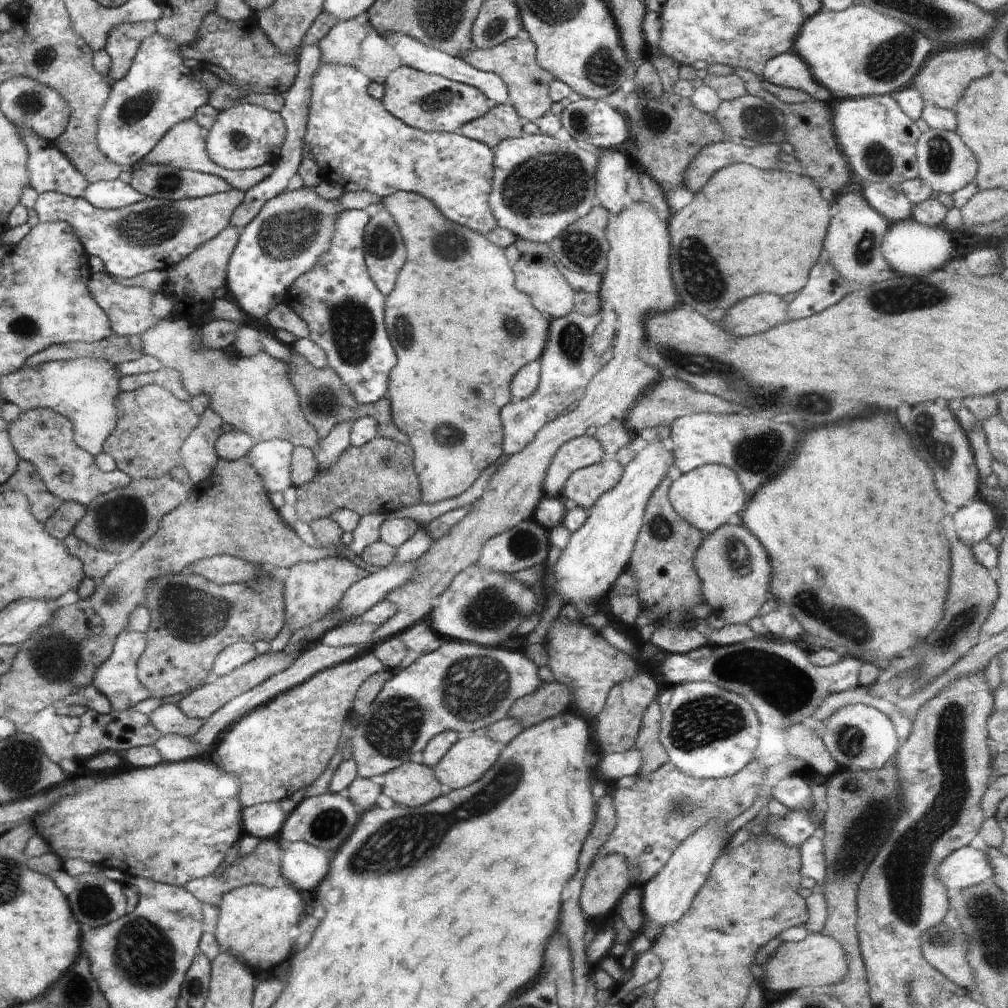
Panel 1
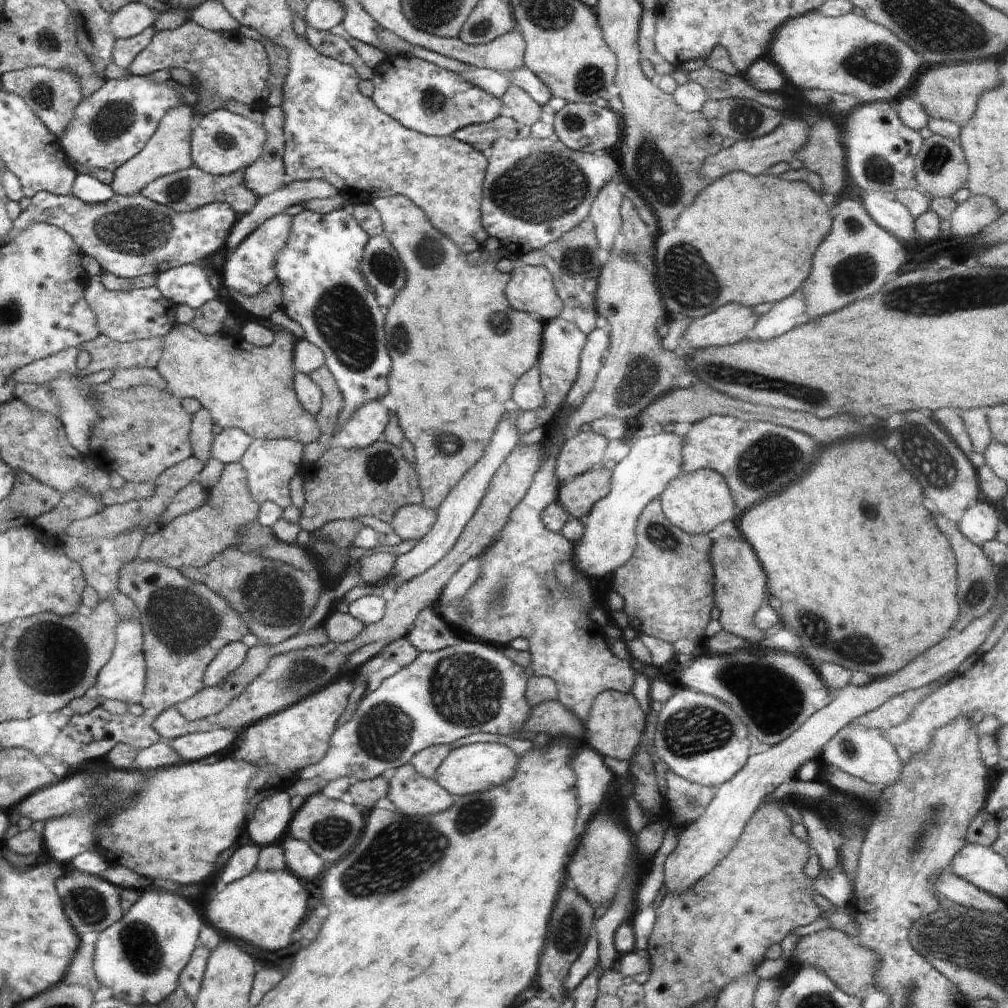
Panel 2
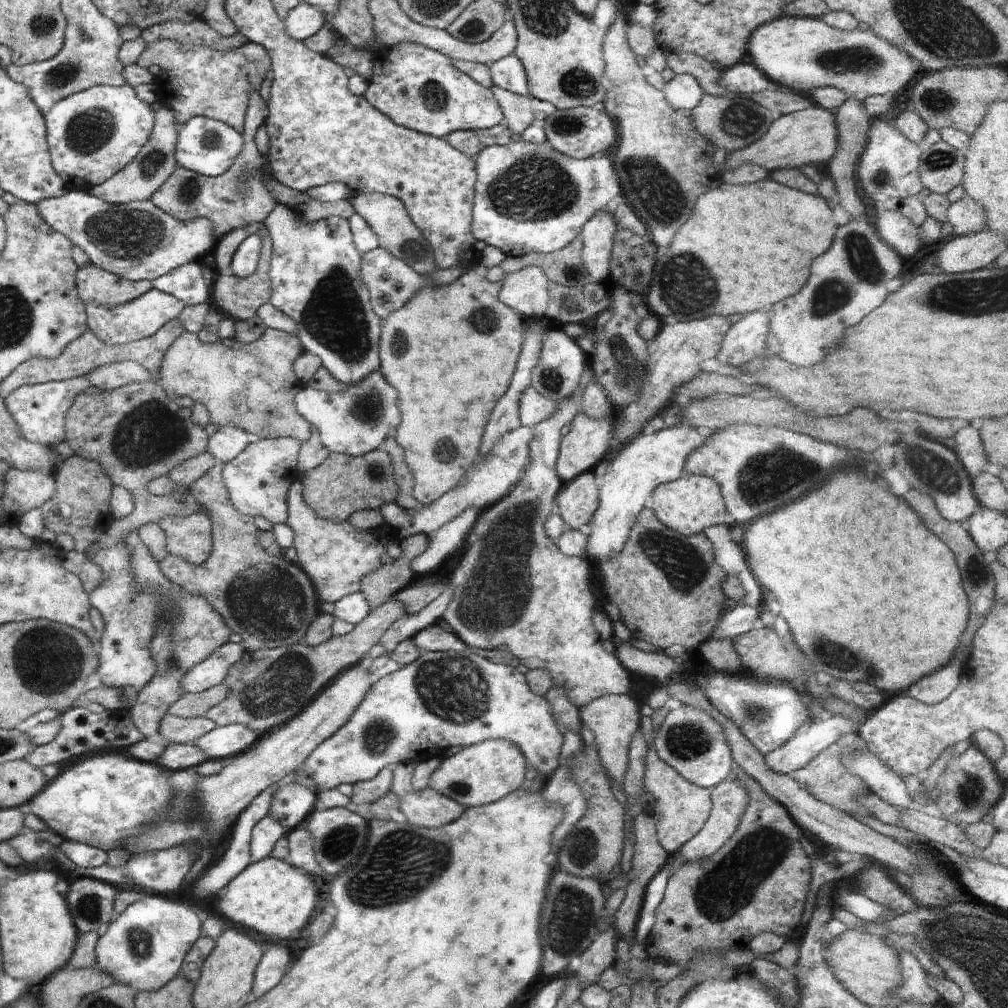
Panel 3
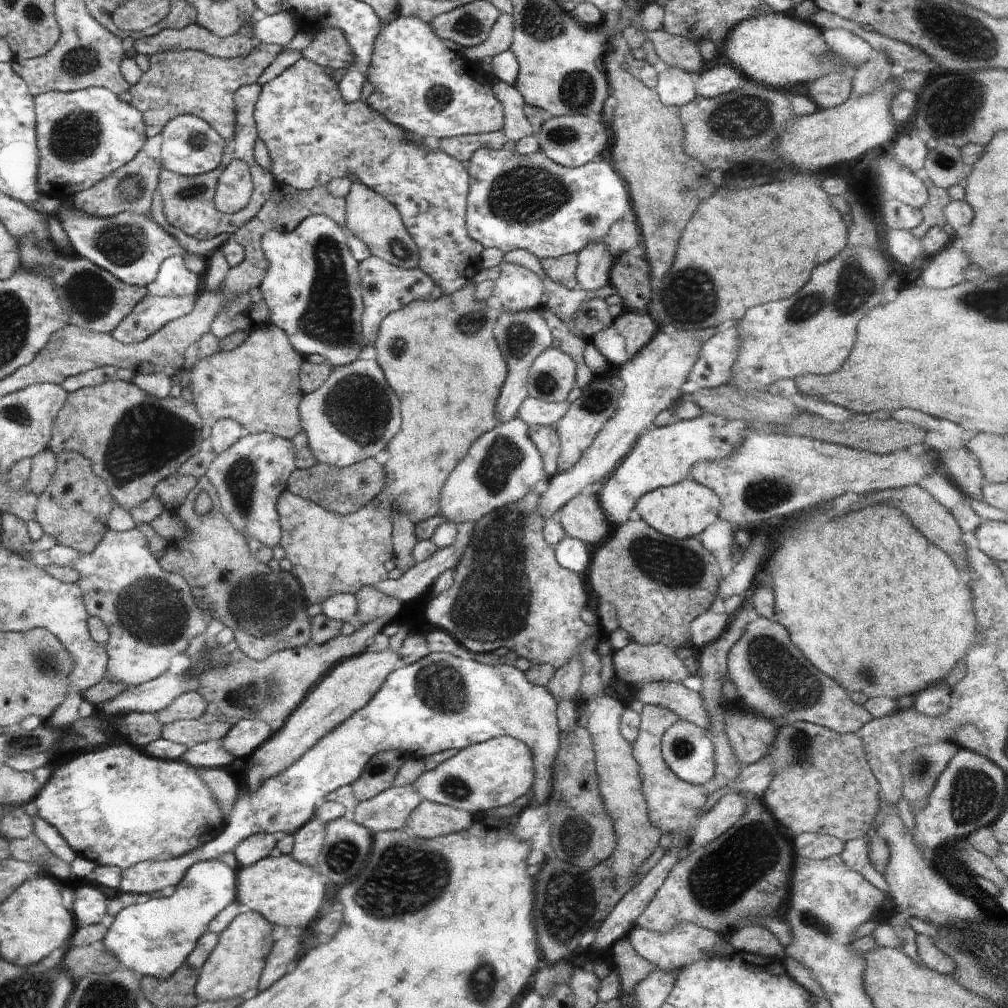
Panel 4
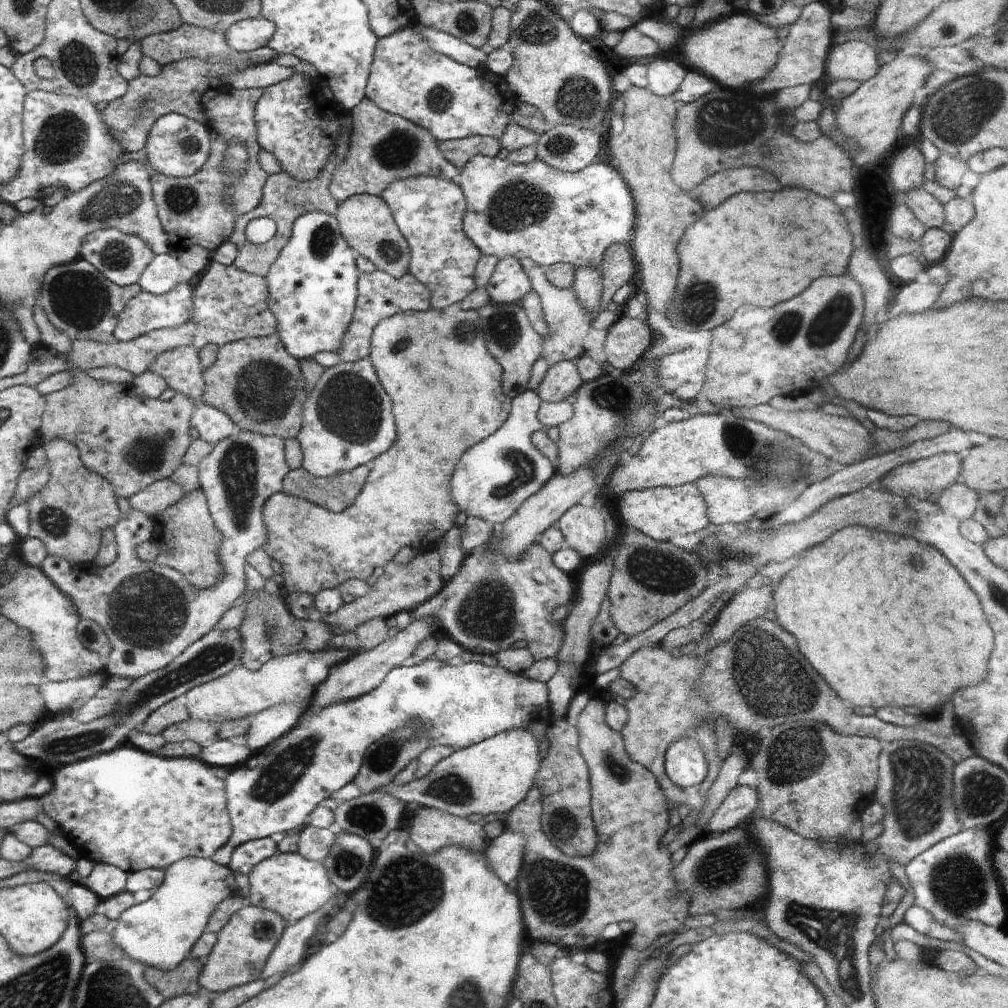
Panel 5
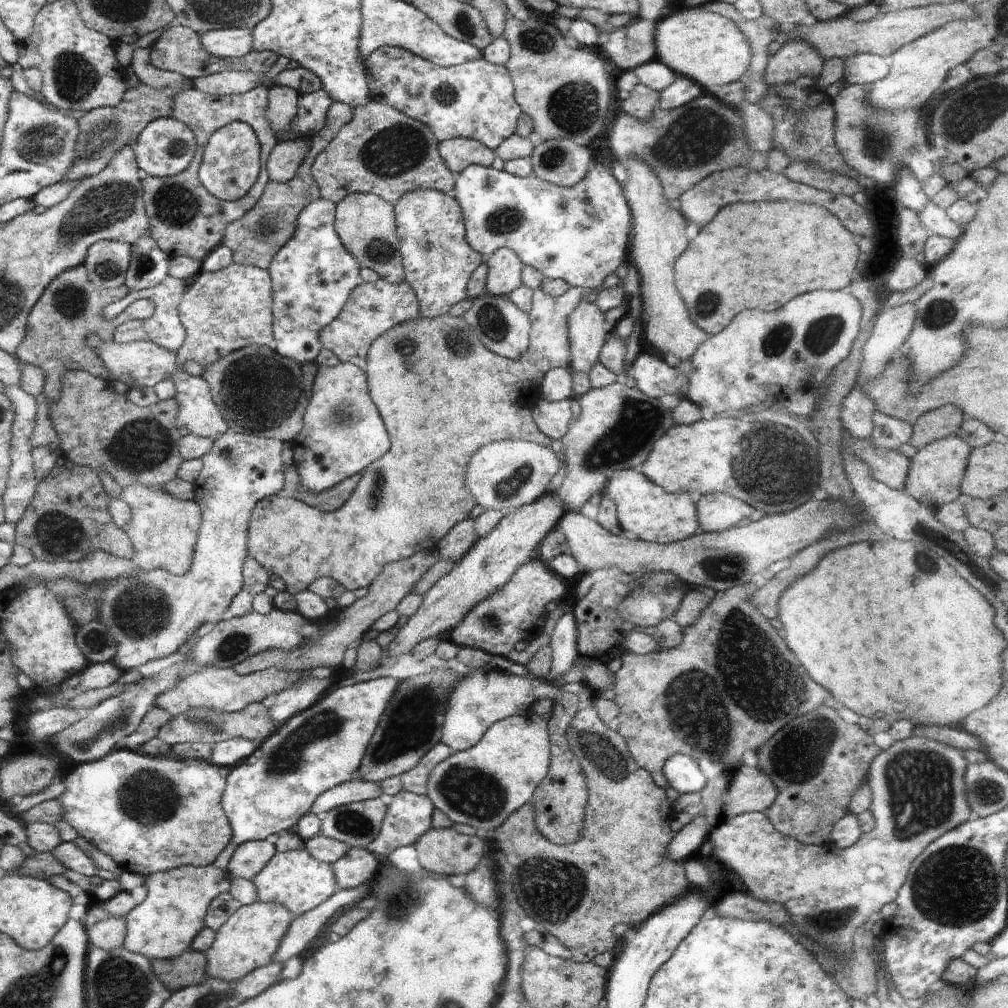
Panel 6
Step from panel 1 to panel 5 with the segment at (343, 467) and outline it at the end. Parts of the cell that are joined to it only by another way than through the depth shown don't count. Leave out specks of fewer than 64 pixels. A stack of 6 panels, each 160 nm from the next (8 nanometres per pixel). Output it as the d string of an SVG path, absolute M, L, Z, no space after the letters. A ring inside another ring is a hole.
M367 464L331 477L314 476L304 468L290 469L283 480L283 491L330 512L341 513L356 500L368 475Z

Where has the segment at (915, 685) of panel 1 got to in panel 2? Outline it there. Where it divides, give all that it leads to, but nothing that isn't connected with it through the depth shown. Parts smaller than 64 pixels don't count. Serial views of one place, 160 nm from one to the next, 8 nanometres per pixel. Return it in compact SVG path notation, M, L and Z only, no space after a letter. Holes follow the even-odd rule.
M934 516L938 528L946 534L952 548L954 548L954 554L956 554L956 560L958 560L958 602L960 602L960 616L958 616L958 622L954 624L952 630L965 629L972 621L977 618L983 617L995 603L997 597L997 574L996 568L988 560L988 557L984 554L983 548L970 542L961 532L956 521L951 521L945 516Z

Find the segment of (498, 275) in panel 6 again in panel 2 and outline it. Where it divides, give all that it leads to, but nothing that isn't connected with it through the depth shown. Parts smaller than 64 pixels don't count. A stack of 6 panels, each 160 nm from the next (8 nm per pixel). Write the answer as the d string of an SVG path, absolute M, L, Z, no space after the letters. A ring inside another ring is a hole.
M516 262L514 268L511 270L510 282L508 282L508 302L512 304L512 308L524 310L524 312L532 313L545 323L551 321L563 312L563 302L557 297L556 289L554 288L552 275L546 267L538 265L525 265L522 262Z

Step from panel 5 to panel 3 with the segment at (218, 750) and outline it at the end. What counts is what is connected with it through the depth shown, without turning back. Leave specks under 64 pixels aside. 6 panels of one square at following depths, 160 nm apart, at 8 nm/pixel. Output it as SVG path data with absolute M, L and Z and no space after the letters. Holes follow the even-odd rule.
M192 743L168 744L164 747L159 759L156 759L156 764L167 772L174 772L191 769L206 759L203 751Z

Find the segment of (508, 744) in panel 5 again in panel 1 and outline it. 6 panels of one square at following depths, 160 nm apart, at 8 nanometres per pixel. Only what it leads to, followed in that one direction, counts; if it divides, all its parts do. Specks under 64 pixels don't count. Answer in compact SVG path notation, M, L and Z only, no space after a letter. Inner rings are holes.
M486 735L458 739L432 767L435 777L452 790L471 785L496 762L504 747Z

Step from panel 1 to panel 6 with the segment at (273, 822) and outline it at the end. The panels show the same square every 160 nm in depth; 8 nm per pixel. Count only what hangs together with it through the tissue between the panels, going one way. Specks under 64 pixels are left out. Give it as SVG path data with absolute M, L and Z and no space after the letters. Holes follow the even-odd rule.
M264 839L248 841L238 845L226 868L230 877L240 877L253 881L256 874L276 854L274 844Z

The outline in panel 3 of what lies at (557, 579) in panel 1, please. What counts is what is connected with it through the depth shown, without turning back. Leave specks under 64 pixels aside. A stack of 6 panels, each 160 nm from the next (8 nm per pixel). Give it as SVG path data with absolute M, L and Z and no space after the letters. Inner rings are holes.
M682 421L672 430L660 430L656 434L638 434L626 442L609 457L606 473L599 478L600 504L592 515L590 525L586 528L586 556L600 563L613 559L626 544L628 532L636 522L636 516L646 506L652 490L662 482L672 482L682 476L686 454L696 450L709 439L710 432L698 432L698 429Z

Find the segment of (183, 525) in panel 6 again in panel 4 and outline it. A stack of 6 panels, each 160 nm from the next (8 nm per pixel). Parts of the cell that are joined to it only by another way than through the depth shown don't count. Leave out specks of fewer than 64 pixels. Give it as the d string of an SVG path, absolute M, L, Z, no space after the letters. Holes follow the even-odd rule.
M206 475L198 479L198 484L187 494L185 501L176 506L174 512L184 521L187 535L182 540L169 541L167 551L157 561L164 570L180 574L188 582L196 606L201 611L210 612L214 618L232 629L239 649L246 657L259 661L276 651L310 644L311 617L307 610L312 604L306 598L301 584L292 574L280 568L273 570L268 563L261 563L257 559L257 554L250 550L248 538L240 534L223 515L217 490ZM200 493L206 493L211 498L211 509L205 515L198 514L197 501Z

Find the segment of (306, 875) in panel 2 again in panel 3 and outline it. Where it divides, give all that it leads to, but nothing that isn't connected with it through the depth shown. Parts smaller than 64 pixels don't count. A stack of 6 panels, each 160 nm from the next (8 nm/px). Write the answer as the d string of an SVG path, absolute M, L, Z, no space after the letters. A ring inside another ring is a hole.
M305 824L298 825L287 834L289 840L290 864L310 876L318 866L313 851L313 838Z

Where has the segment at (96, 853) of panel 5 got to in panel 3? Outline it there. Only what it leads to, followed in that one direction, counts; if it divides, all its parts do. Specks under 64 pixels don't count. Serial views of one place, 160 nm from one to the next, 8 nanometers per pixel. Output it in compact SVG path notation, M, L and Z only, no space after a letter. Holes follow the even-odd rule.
M100 752L68 766L30 802L30 812L41 818L55 840L72 840L91 847L114 848L136 826L150 824L168 798L167 772L156 763L142 762L123 752Z

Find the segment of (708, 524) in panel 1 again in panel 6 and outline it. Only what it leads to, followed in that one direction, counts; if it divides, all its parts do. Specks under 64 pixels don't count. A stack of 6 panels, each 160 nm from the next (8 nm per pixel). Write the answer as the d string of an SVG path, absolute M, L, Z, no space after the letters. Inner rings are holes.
M626 470L622 478L610 478L603 493L614 501L617 508L617 519L624 530L636 532L640 538L648 542L668 544L688 538L698 530L696 506L690 494L668 494L660 486L652 484L640 472Z

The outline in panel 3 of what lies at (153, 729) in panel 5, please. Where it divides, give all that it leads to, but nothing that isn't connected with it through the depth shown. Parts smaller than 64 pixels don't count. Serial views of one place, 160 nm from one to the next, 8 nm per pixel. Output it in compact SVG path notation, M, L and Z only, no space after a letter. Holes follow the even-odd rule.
M226 683L217 684L201 693L184 693L167 712L184 718L204 717L213 706L222 702L228 693Z

